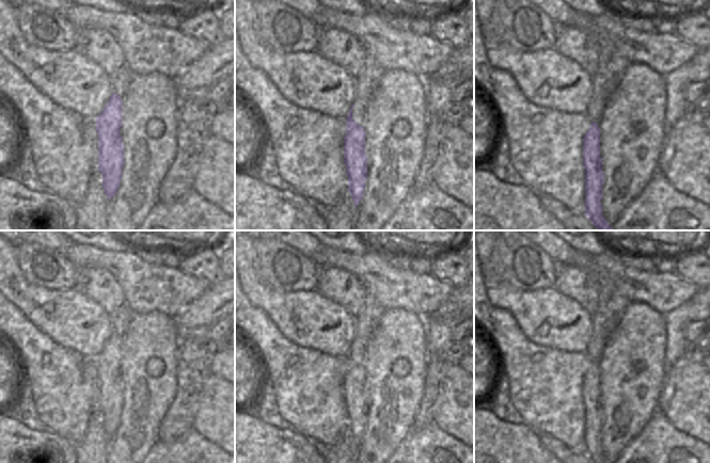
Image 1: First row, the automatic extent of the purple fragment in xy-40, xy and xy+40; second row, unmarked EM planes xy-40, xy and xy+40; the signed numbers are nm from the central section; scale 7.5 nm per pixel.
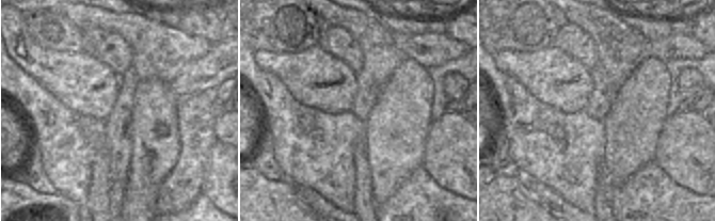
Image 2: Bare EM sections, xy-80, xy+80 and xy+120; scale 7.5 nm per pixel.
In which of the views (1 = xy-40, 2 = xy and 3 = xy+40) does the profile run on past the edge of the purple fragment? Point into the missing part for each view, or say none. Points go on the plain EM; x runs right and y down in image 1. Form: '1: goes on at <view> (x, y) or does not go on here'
1: does not go on here
2: does not go on here
3: does not go on here

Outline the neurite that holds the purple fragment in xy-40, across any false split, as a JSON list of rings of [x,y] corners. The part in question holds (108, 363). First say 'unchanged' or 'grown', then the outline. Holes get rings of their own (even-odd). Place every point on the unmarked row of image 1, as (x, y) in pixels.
unchanged; [[[112,332],[102,351],[96,356],[96,370],[98,372],[98,409],[102,413],[102,426],[108,437],[112,437],[122,417],[124,404],[124,383],[120,368],[122,366],[122,337]]]

